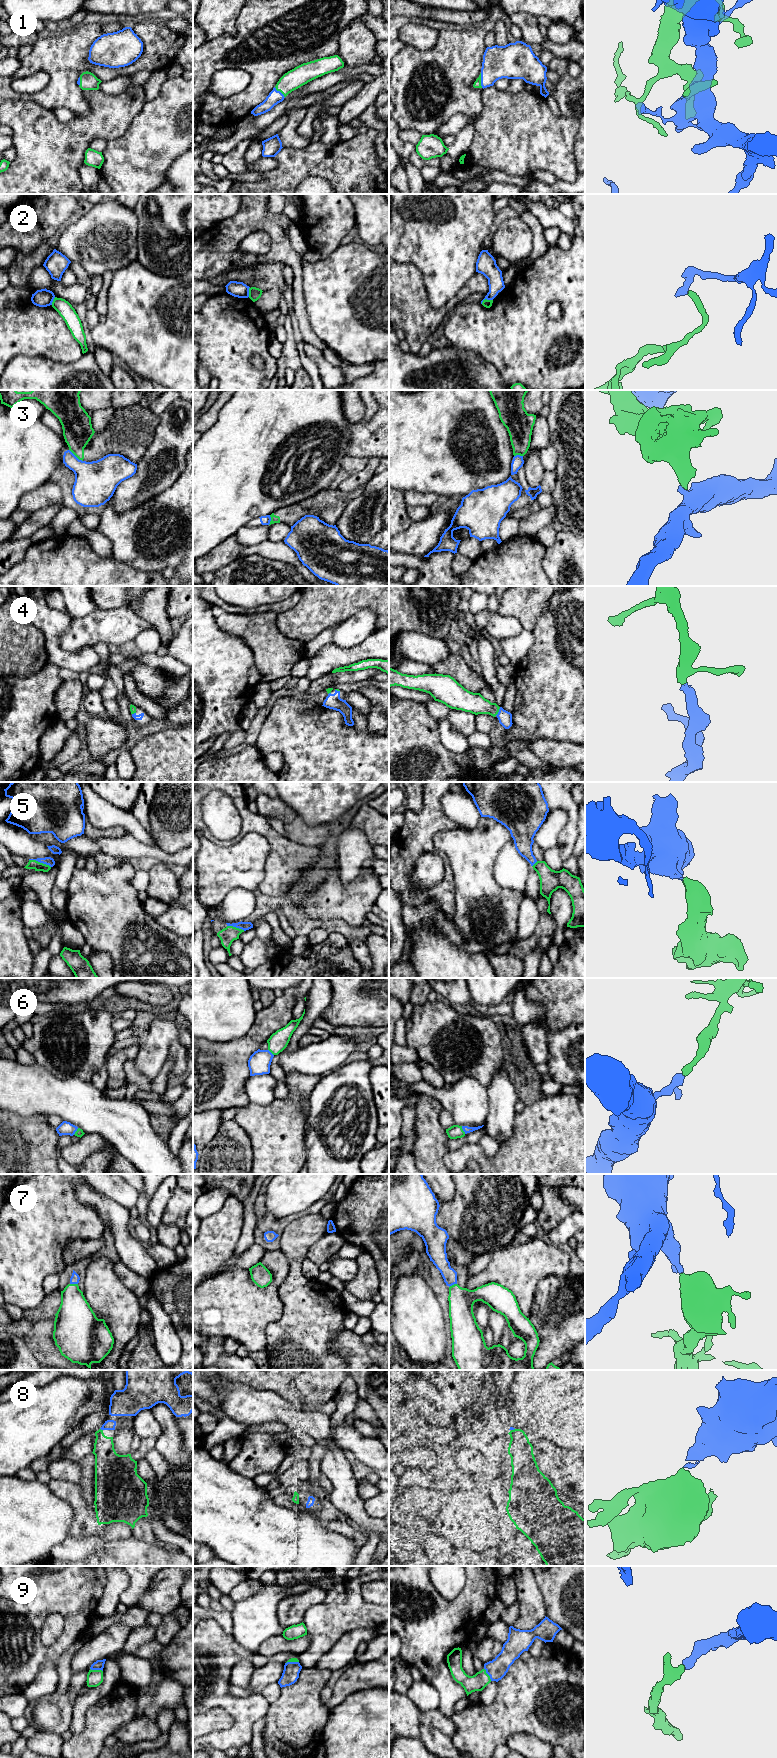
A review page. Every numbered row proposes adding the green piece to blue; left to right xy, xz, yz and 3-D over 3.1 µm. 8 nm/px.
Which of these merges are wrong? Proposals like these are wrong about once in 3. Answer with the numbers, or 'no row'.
2, 3

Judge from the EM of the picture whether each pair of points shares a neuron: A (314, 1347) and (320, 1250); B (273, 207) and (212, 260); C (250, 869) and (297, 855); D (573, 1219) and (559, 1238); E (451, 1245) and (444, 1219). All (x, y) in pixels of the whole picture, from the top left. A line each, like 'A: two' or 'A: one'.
A: two
B: two
C: two
D: one
E: two

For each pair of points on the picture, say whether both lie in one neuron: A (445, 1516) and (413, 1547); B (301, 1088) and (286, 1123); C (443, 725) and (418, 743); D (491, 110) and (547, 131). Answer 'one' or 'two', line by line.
A: two
B: one
C: two
D: one

